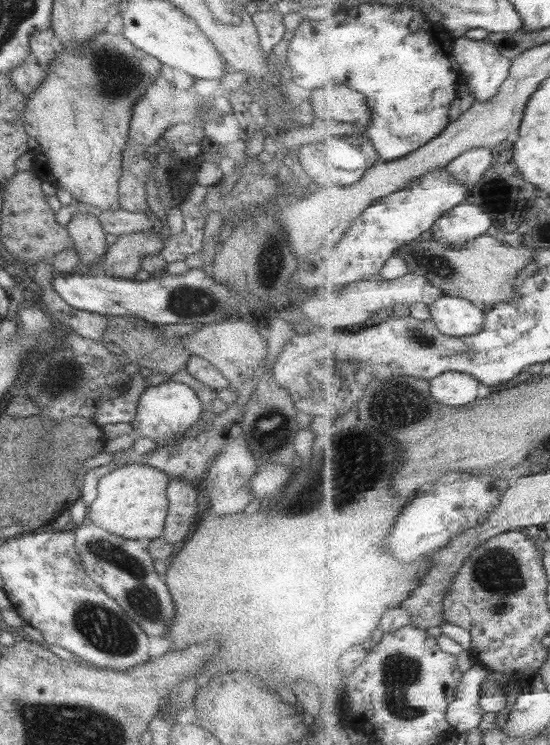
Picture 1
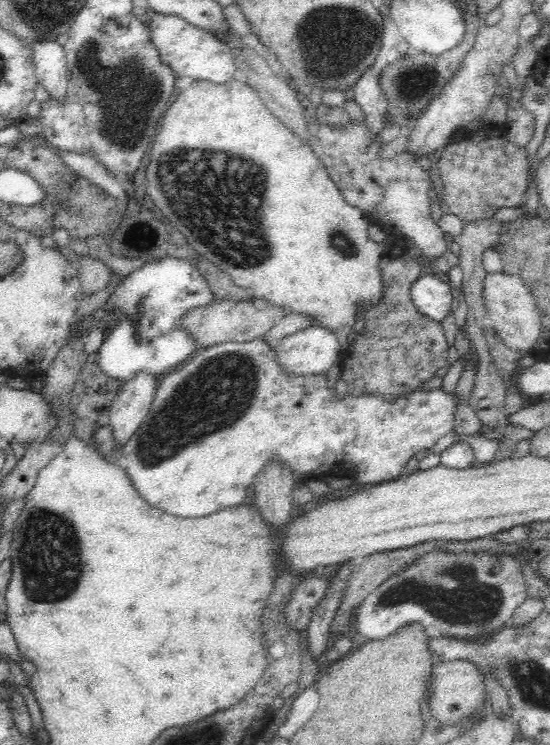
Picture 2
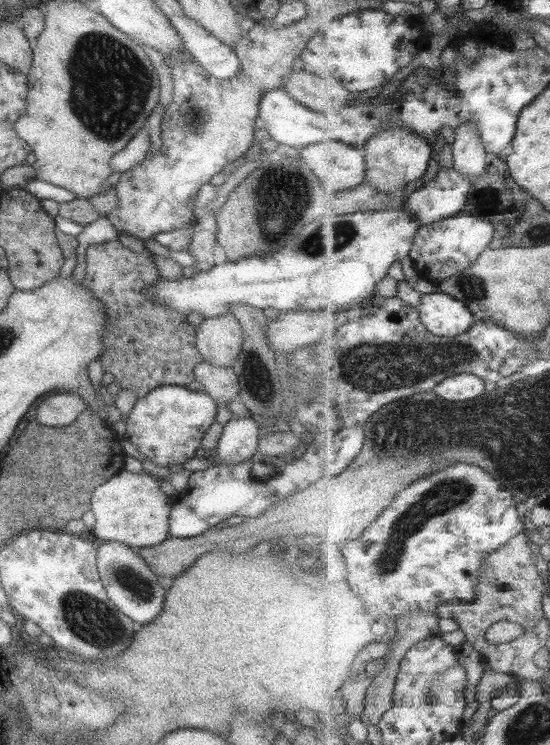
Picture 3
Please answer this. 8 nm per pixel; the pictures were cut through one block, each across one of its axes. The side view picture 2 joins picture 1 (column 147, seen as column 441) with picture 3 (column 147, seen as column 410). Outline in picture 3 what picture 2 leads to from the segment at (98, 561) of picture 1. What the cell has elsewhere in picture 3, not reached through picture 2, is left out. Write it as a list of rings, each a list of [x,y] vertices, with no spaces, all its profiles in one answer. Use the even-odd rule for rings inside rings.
[[[103,541],[101,544],[96,543],[96,545],[96,569],[107,598],[137,627],[151,623],[155,616],[162,612],[164,604],[165,590],[157,582],[157,575],[137,554],[136,550],[126,544],[117,541]]]

